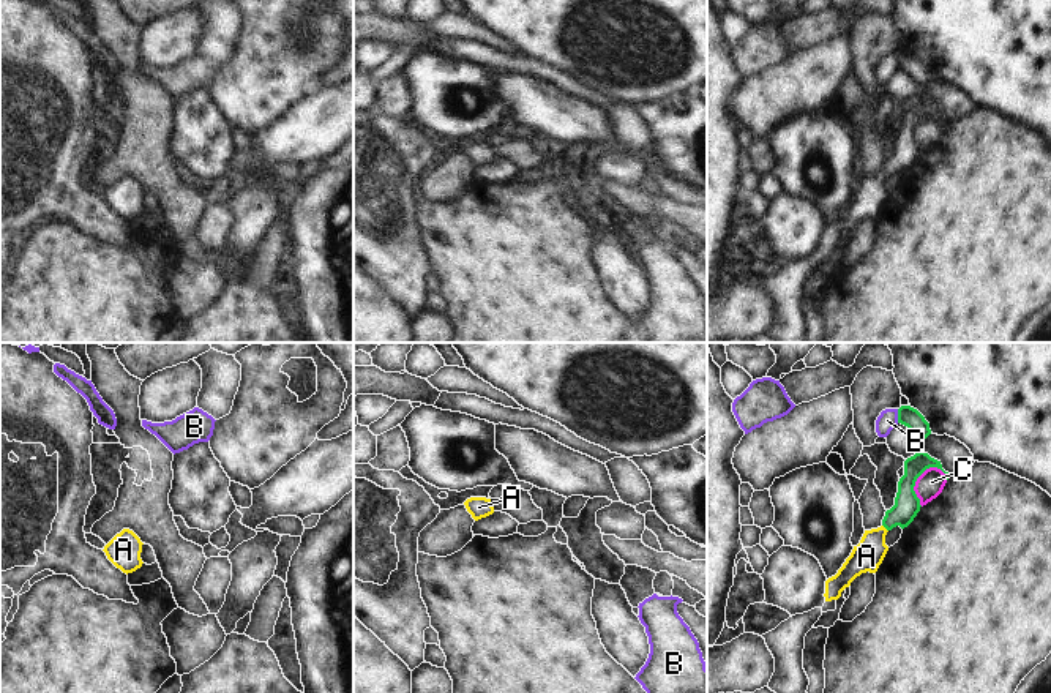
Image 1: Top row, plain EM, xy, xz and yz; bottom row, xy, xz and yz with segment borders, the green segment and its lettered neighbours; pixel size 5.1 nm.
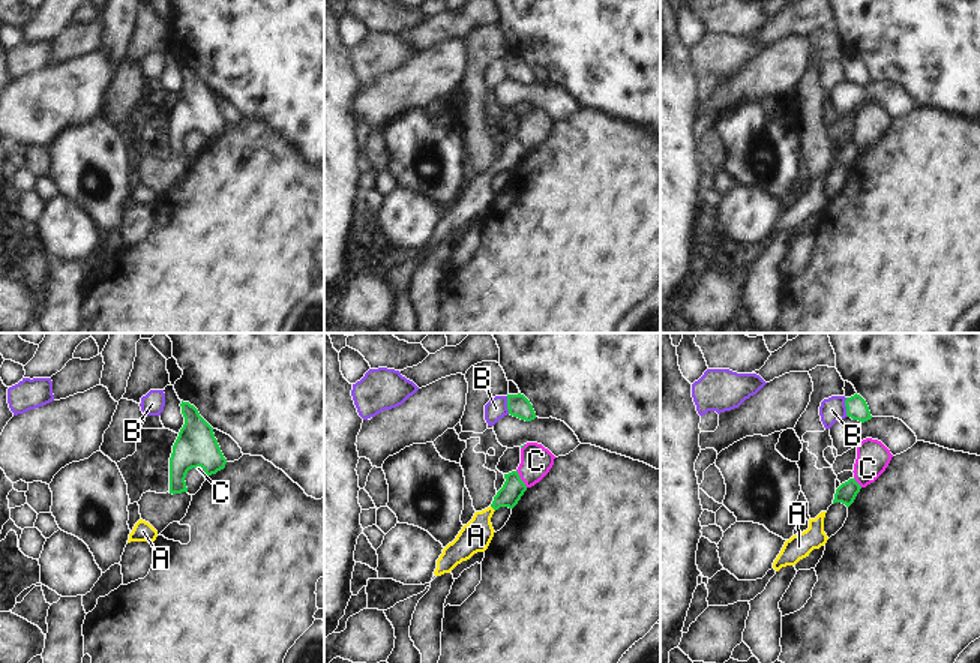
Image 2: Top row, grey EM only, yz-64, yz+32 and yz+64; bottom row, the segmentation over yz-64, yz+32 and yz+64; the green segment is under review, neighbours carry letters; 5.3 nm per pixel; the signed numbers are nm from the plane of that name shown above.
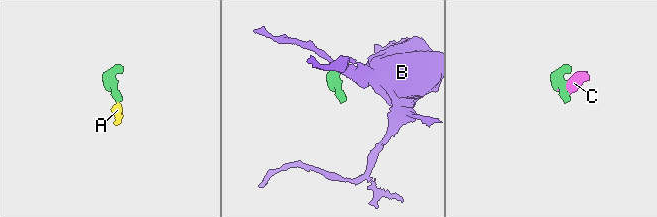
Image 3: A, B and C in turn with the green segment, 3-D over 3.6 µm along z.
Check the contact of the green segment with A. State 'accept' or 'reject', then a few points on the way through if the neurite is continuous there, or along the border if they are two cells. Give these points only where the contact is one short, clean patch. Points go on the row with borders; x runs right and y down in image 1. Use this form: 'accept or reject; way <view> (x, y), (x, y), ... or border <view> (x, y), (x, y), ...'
accept; way yz (906, 505), (884, 526), (873, 540), (867, 556)

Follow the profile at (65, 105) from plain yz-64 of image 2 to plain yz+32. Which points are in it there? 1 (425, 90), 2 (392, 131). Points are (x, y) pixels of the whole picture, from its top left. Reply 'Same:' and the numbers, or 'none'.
Same: 1

